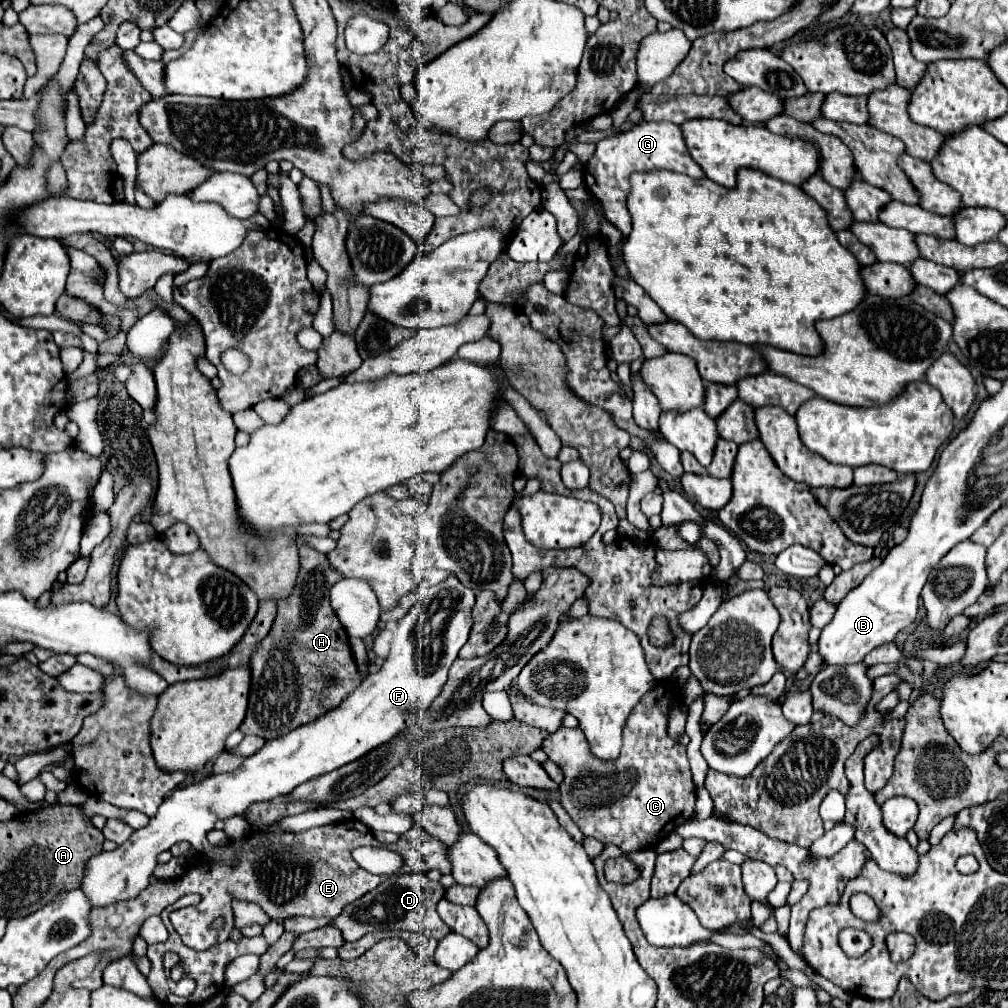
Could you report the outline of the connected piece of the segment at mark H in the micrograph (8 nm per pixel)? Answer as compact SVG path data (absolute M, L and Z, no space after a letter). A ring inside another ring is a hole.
M298 538L296 542L300 548L300 572L298 572L294 592L290 594L290 598L278 602L278 616L274 620L274 626L250 660L250 670L252 670L250 702L248 702L248 712L240 726L240 732L256 734L256 736L262 736L264 740L284 736L296 730L298 726L316 720L326 710L336 708L344 700L344 696L348 696L348 692L352 692L360 684L356 664L348 644L348 634L340 626L338 616L330 606L330 588L342 576L330 568L324 554L300 544Z

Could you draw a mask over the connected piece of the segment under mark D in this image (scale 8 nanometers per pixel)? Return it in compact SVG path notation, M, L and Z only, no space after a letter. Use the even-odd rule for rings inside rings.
M402 874L402 878L390 878L368 892L368 896L348 904L330 924L342 932L346 942L354 942L374 930L410 930L440 940L450 932L436 912L436 902L440 898L444 898L444 886L440 882L428 880L426 874Z

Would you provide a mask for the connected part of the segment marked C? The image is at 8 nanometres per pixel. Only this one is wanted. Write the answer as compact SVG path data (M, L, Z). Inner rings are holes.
M656 680L652 690L630 712L624 726L624 746L616 760L592 756L580 728L558 728L544 740L542 750L564 772L564 782L558 786L560 804L584 836L592 836L604 844L612 842L622 852L640 852L656 846L682 822L690 820L696 790L686 746L670 740L666 732L670 710L684 704L682 694L680 684Z

